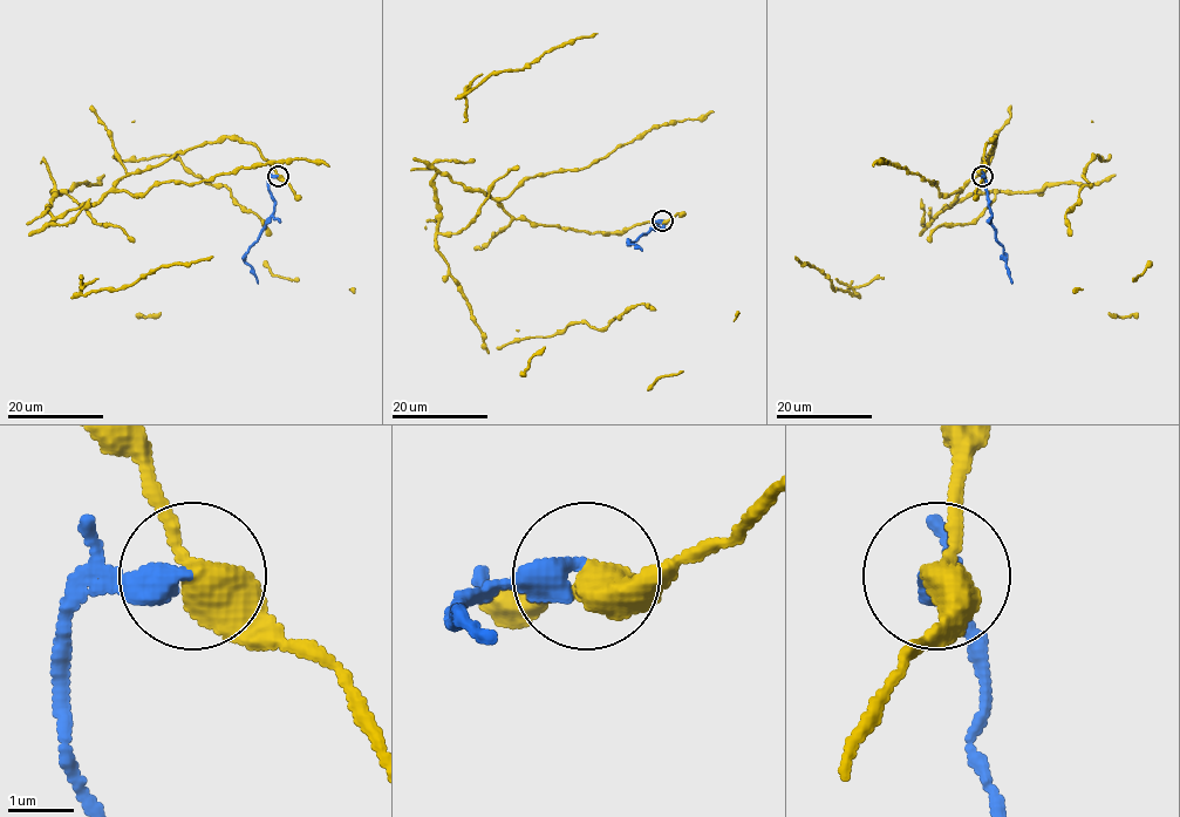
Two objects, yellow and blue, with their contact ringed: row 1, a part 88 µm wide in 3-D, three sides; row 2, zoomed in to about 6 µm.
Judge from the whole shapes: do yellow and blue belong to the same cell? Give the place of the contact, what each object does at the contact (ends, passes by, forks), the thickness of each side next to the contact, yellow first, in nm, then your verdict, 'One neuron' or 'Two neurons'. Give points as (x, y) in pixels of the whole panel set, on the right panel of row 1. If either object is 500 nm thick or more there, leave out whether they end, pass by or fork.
Place: (982, 176). At the ring yellow passes by. At the ring blue ends. Thickness 440 nm (yellow) against 420 nm. Two neurons

